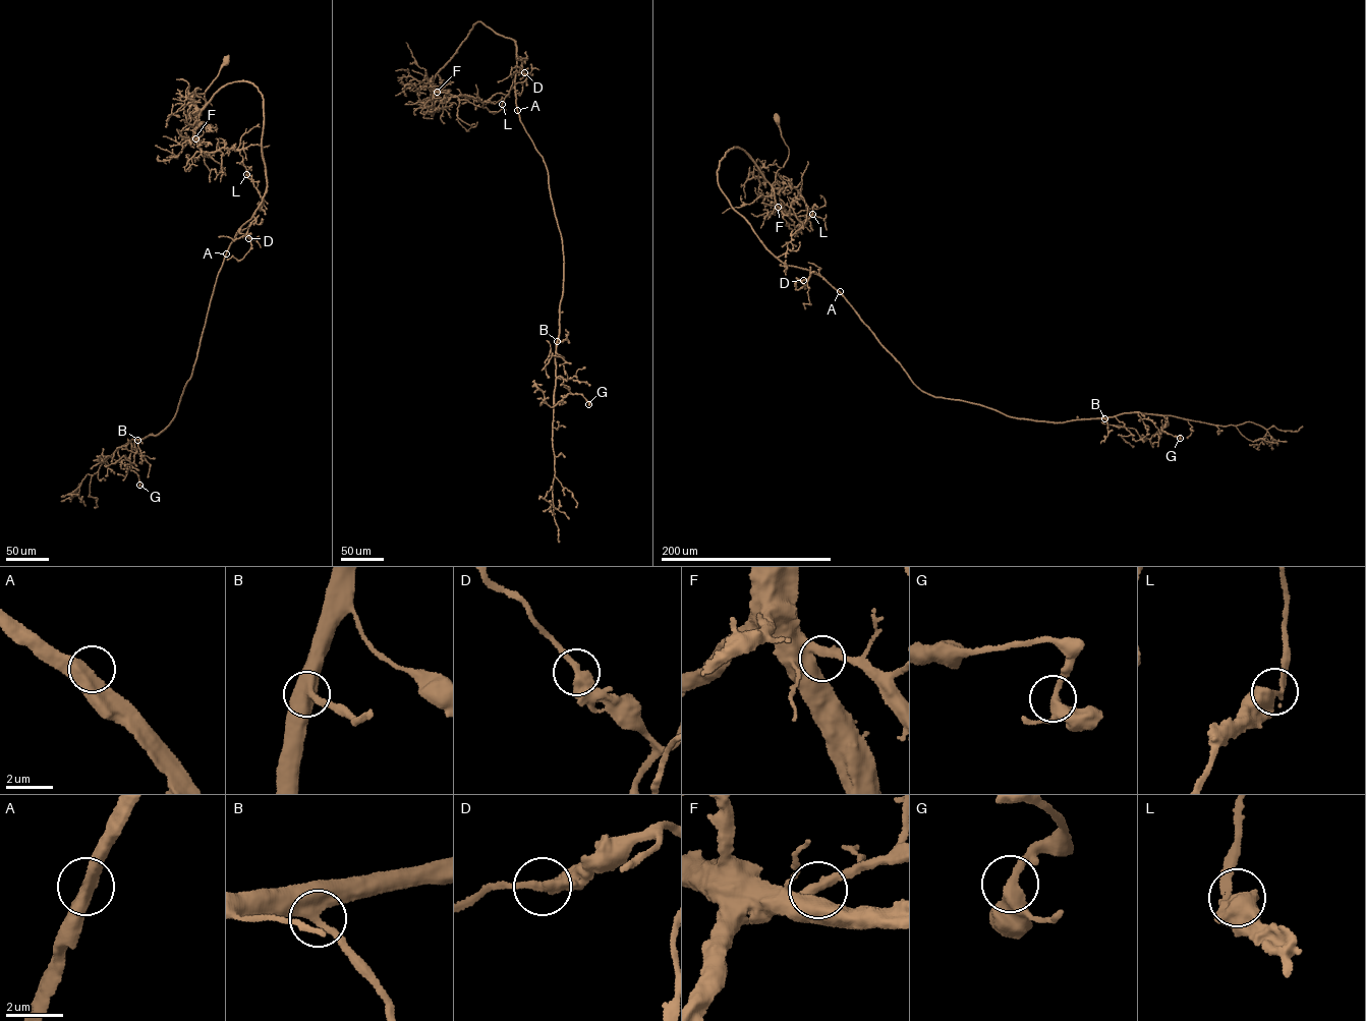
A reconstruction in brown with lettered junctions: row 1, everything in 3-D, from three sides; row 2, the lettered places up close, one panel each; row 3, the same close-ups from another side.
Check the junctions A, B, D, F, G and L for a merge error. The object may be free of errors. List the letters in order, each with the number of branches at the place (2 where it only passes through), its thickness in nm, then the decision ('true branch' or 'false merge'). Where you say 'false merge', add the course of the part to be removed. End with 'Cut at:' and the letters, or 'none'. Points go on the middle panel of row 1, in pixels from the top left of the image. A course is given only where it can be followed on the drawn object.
A: branches 2; calibre 440 nm; true branch
B: branches 2; calibre 500 nm; true branch
D: branches 2; calibre 400 nm; true branch
F: branches 2; calibre 380 nm; true branch
G: branches 2; calibre 400 nm; true branch
L: branches 2; calibre 440 nm; true branch
Cut at: none

